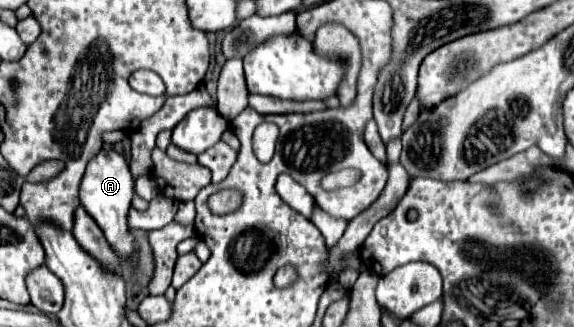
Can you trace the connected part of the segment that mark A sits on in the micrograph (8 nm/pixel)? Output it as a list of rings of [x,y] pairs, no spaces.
[[[103,147],[89,161],[83,181],[81,181],[81,189],[79,189],[79,199],[81,199],[83,209],[95,219],[95,223],[101,227],[107,241],[115,249],[115,253],[123,259],[131,259],[133,255],[133,235],[127,229],[127,211],[133,199],[133,183],[135,183],[133,175],[123,155],[119,155],[117,151],[109,147]]]

